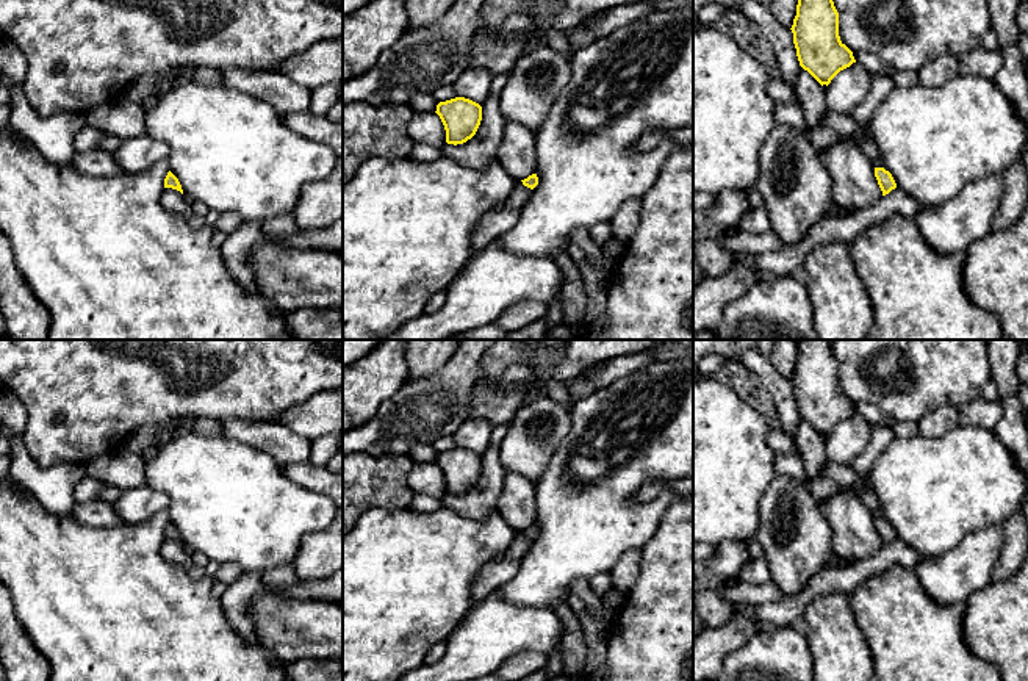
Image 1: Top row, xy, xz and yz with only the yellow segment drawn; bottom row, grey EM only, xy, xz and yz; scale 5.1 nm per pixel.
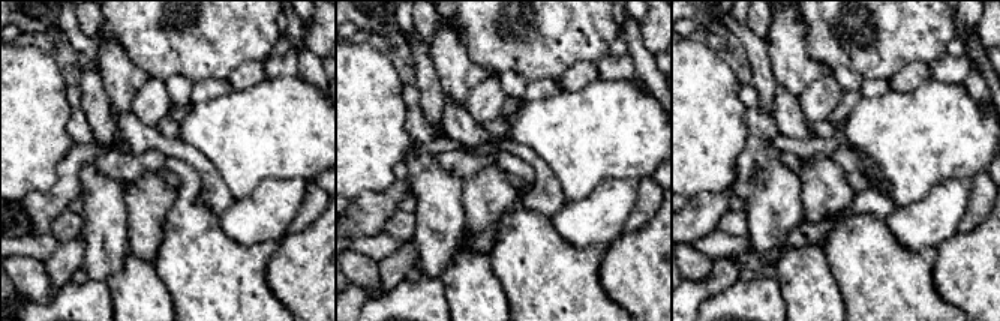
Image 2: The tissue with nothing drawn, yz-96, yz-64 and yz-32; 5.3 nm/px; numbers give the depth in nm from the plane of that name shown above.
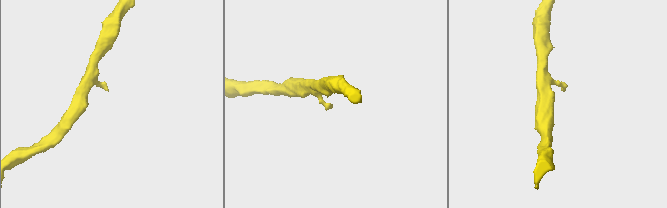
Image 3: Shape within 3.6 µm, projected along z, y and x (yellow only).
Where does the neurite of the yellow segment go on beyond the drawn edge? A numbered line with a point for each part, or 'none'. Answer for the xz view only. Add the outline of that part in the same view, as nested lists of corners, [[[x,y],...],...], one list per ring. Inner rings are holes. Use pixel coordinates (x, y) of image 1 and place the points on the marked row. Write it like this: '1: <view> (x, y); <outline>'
1: xz (493, 223); [[[521,180],[516,182],[502,208],[488,211],[482,216],[473,232],[473,249],[469,260],[518,222],[523,205],[529,199],[530,191],[532,189],[524,186]]]

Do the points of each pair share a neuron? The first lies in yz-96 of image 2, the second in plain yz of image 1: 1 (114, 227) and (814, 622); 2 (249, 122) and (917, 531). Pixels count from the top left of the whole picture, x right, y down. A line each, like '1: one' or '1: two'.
1: two
2: one

